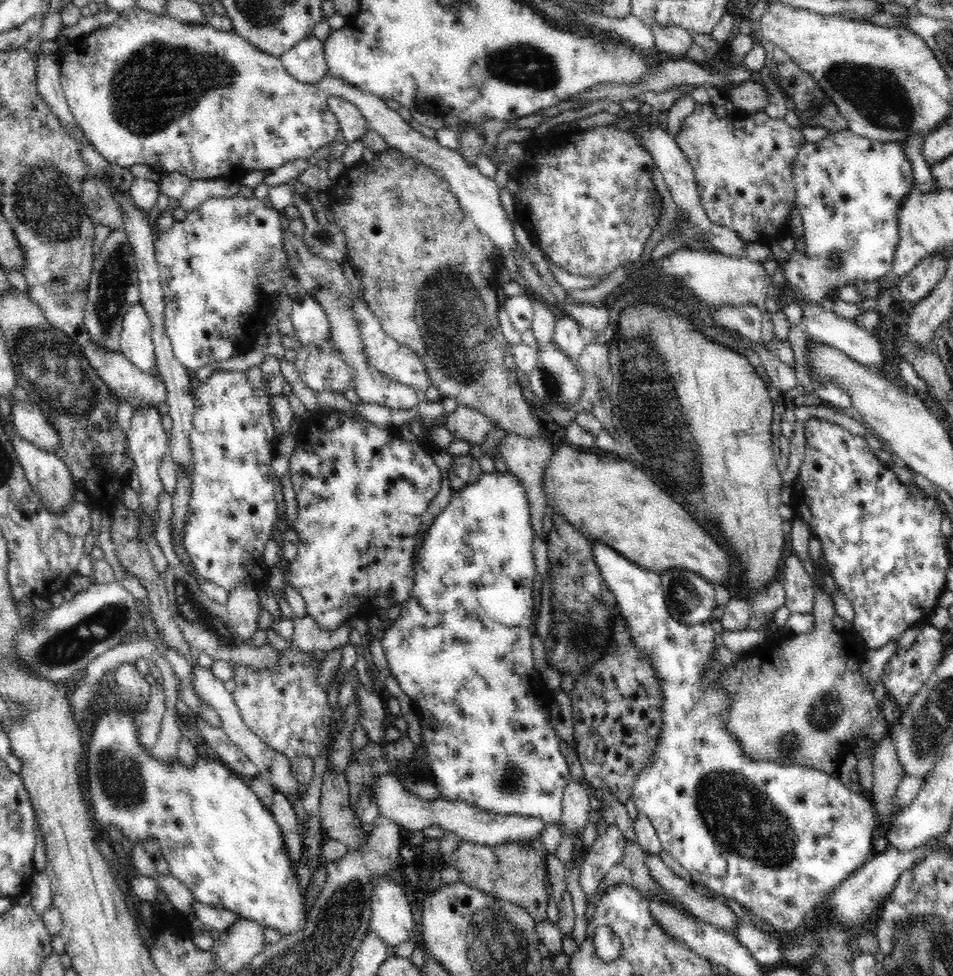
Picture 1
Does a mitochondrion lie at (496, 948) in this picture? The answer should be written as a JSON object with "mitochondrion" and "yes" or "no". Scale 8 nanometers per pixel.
{"mitochondrion":"yes"}

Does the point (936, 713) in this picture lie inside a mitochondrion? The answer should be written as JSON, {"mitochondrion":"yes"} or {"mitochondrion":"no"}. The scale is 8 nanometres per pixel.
{"mitochondrion":"yes"}

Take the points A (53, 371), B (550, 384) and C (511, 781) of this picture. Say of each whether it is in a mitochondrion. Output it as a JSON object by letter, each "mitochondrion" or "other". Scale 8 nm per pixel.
{"A":"mitochondrion","B":"mitochondrion","C":"mitochondrion"}

